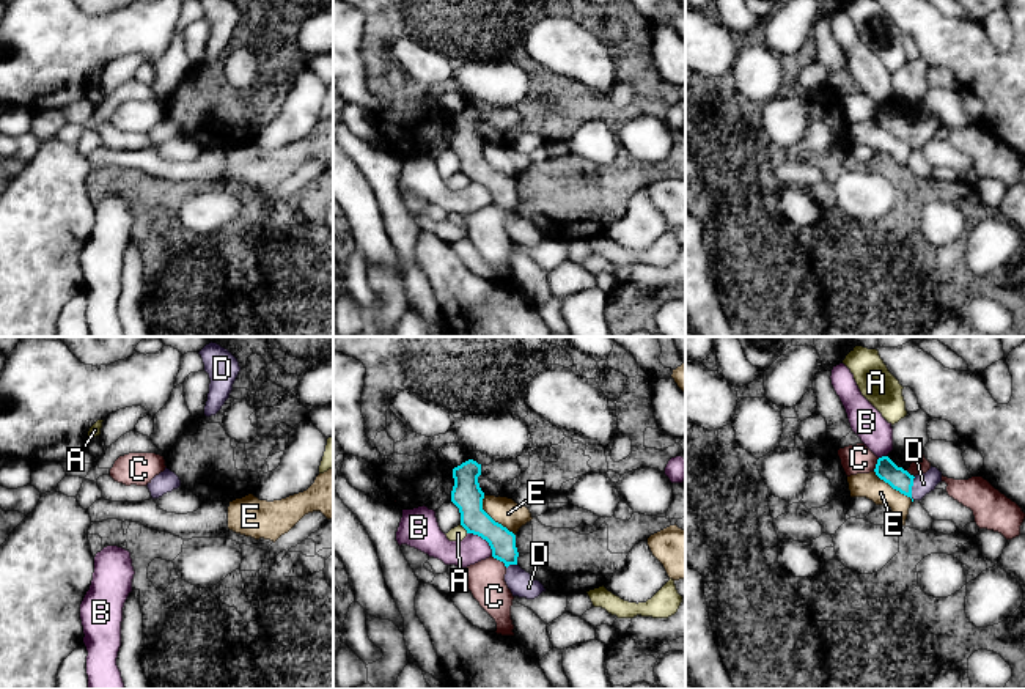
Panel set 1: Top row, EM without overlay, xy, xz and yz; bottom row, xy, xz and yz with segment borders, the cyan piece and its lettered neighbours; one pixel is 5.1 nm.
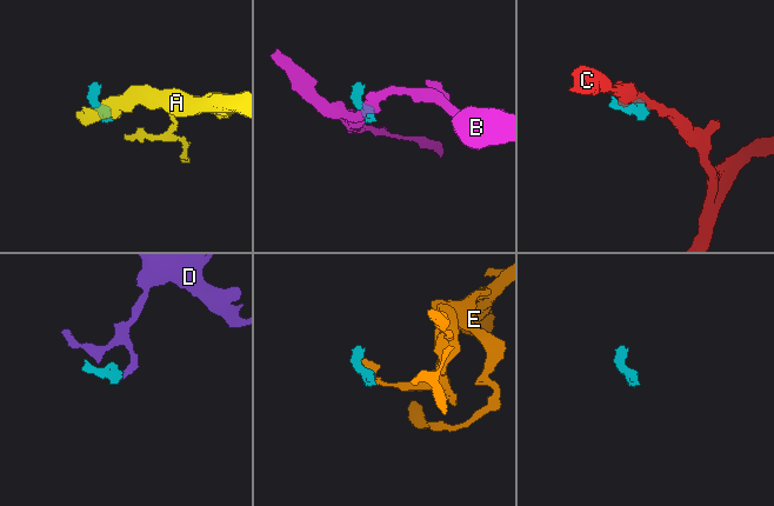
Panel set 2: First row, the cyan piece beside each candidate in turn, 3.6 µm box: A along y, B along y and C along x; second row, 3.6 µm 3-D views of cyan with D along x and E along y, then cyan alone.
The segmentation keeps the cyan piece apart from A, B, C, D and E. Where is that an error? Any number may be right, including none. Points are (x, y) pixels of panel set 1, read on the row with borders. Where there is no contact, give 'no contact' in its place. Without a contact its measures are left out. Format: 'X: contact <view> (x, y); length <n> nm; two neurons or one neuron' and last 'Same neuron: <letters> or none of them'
A: contact xz (464, 527); length 60 nm; two neurons
B: contact xz (483, 538); length 180 nm; two neurons
C: contact xz (499, 559); length 110 nm; two neurons
D: contact yz (911, 488); length 120 nm; one neuron
E: contact xz (491, 518); length 260 nm; two neurons
Same neuron: D

